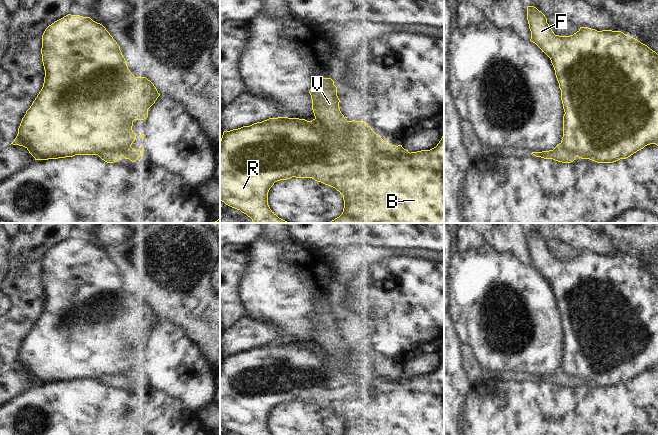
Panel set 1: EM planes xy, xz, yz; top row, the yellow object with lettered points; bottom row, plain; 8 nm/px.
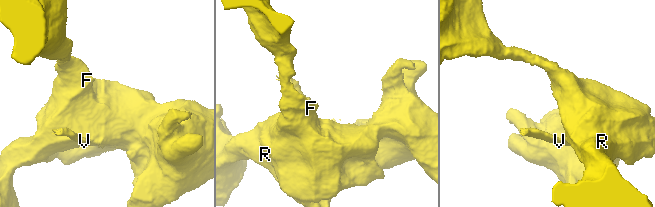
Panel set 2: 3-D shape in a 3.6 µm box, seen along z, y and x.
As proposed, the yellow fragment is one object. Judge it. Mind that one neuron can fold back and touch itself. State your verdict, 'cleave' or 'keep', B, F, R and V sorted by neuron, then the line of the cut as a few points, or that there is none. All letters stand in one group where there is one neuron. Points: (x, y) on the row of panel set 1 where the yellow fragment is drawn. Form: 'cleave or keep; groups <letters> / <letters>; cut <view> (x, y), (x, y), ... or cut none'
cleave; groups B F R / V; cut xz (315, 117), (331, 126), (335, 126), (338, 119), (344, 118)

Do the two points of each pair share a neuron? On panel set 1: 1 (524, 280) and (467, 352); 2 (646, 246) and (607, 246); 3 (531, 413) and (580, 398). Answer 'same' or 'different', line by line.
1: different
2: different
3: same

